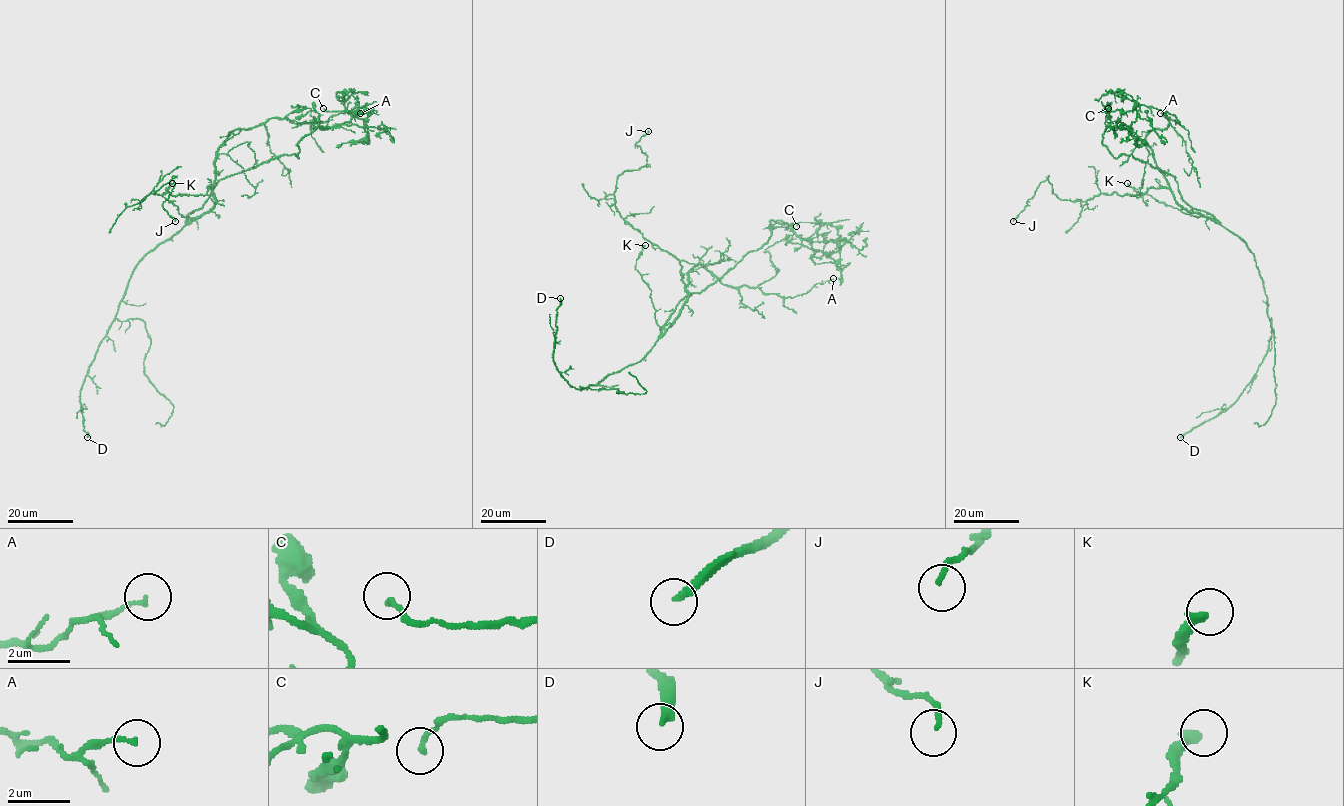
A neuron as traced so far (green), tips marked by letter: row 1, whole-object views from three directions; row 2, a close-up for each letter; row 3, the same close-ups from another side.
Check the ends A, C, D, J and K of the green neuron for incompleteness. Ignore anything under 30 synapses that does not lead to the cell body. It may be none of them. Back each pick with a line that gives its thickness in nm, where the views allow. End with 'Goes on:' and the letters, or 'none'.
D: calibre 260 nm
Goes on: D

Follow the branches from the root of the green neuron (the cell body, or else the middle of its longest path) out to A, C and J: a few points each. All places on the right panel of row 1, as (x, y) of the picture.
A: (1194, 209), (1212, 217), (1176, 201), (1146, 140), (1165, 129), (1168, 118), (1179, 123), (1160, 113)
C: (1194, 209), (1173, 176), (1131, 155), (1111, 154), (1102, 142), (1106, 128), (1127, 128), (1137, 112), (1108, 108)
J: (1194, 209), (1212, 217), (1184, 208), (1166, 188), (1060, 200), (1046, 180), (1013, 221)

